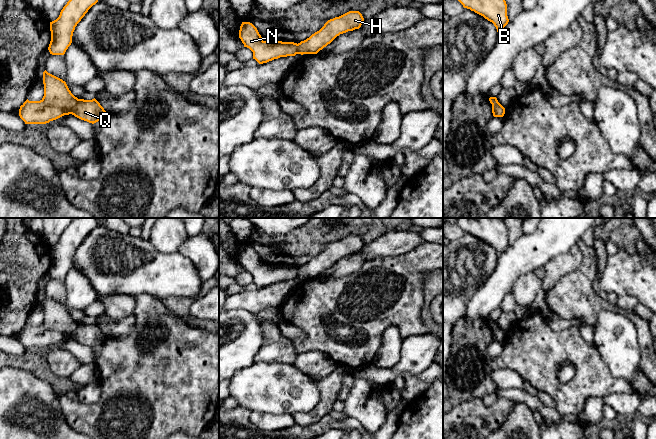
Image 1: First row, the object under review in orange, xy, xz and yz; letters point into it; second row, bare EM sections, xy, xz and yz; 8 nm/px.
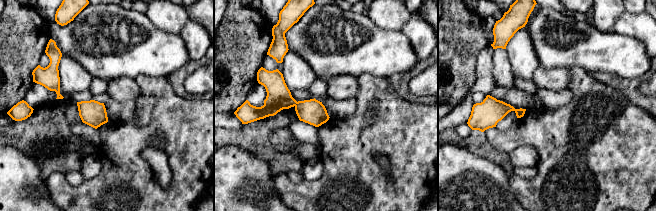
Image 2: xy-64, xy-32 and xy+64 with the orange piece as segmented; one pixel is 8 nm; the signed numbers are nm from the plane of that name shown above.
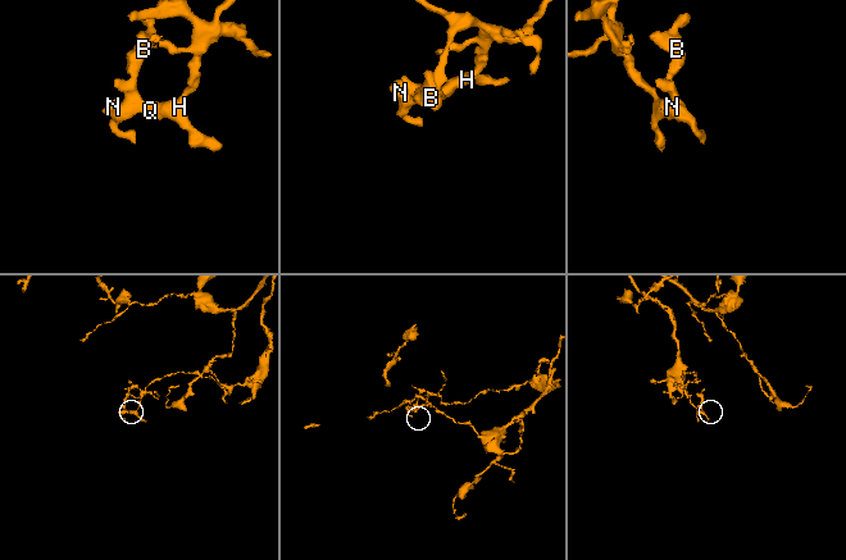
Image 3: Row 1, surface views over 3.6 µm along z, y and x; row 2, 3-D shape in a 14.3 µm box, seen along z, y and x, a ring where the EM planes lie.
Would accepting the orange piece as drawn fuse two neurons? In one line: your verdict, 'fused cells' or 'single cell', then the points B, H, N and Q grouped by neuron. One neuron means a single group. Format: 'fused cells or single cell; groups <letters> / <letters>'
fused cells; groups B N / H Q

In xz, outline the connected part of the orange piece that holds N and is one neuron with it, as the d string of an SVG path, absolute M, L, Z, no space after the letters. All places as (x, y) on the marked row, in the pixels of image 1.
M242 22L239 38L244 47L253 52L253 59L259 64L267 63L280 57L295 56L298 52L298 44L294 42L263 41L257 28L250 22Z

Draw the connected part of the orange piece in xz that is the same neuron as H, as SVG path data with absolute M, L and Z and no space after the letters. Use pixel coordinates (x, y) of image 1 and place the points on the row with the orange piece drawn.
M349 11L330 19L319 31L298 43L297 54L317 54L340 34L359 29L363 21L364 18L359 11Z

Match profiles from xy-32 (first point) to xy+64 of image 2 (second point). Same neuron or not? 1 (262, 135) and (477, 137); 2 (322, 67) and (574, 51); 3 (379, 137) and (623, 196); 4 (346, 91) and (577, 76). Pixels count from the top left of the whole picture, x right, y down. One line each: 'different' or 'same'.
1: same
2: same
3: same
4: different

